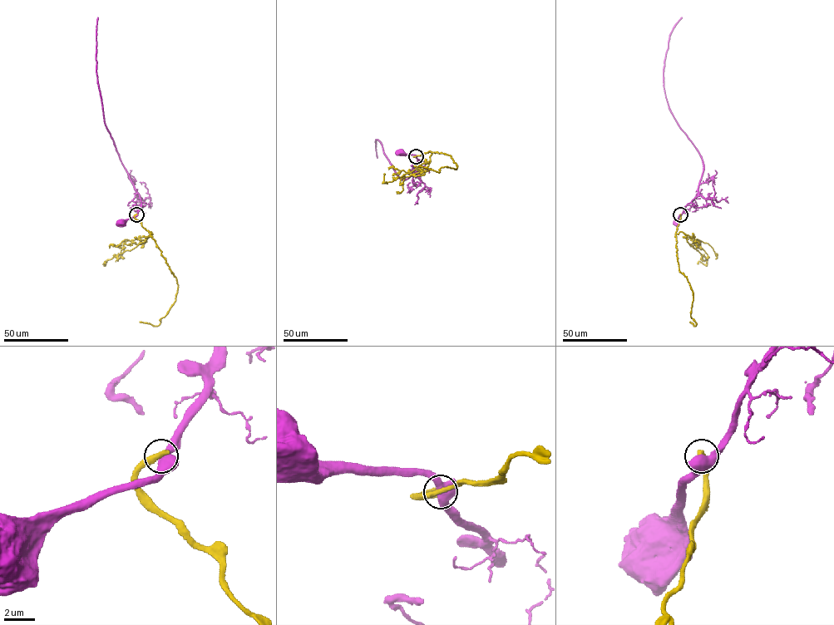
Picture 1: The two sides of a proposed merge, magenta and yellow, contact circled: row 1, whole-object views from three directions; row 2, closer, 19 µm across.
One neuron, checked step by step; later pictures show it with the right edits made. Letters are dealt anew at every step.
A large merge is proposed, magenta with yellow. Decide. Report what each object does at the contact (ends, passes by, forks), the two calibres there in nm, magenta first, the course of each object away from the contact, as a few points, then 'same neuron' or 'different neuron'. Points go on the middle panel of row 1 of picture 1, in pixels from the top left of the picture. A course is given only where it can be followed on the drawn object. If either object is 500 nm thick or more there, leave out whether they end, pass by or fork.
550 nm thick on the magenta side, 550 nm on the other; magenta runs (416, 156), (401, 152); yellow runs (416, 156), (429, 151), (442, 153), (449, 155), (457, 166), (455, 169), (441, 167), (437, 172), (418, 165); different neuron

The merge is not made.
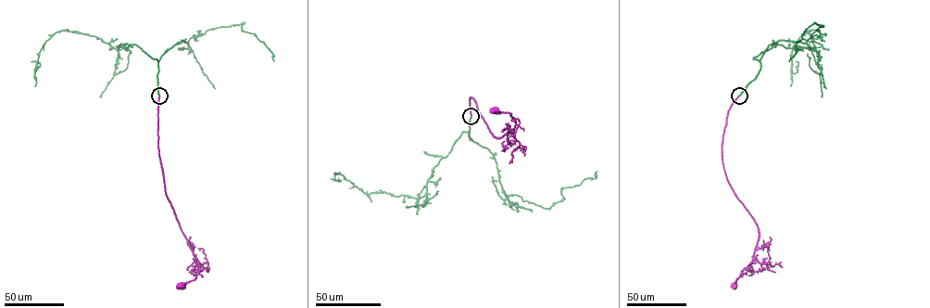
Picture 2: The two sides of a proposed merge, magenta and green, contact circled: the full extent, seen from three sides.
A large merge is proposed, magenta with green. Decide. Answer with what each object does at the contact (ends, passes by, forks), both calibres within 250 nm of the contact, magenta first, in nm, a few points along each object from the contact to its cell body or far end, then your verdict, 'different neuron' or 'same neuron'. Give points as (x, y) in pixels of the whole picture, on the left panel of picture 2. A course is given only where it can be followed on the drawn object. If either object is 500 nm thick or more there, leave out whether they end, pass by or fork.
magenta ends; green ends; calibres 440 and 440 nm; course magenta (159, 96), (157, 143), (166, 194), (199, 267), (194, 279), (181, 286); course green (159, 96), (157, 58), (135, 44), (117, 49), (60, 31), (43, 45), (34, 73), (40, 64), (31, 61); same neuron

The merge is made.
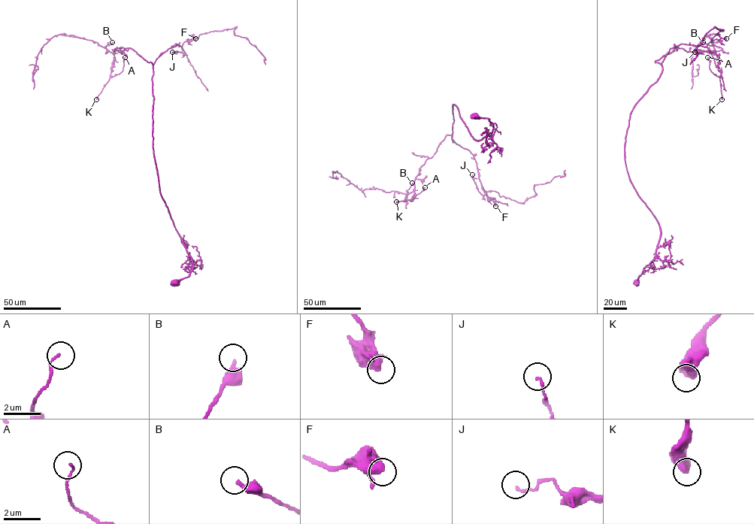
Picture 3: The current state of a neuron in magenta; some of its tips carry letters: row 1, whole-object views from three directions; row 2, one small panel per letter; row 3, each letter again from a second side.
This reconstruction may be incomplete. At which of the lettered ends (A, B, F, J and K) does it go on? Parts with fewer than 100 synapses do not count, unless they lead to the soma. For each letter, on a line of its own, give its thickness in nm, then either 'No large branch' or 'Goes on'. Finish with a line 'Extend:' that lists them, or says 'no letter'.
A: Thickness 100 nm. No large branch
B: Thickness 320 nm. No large branch
F: Thickness 320 nm. No large branch
J: Thickness 120 nm. No large branch
K: Thickness 550 nm. No large branch
Extend: no letter

